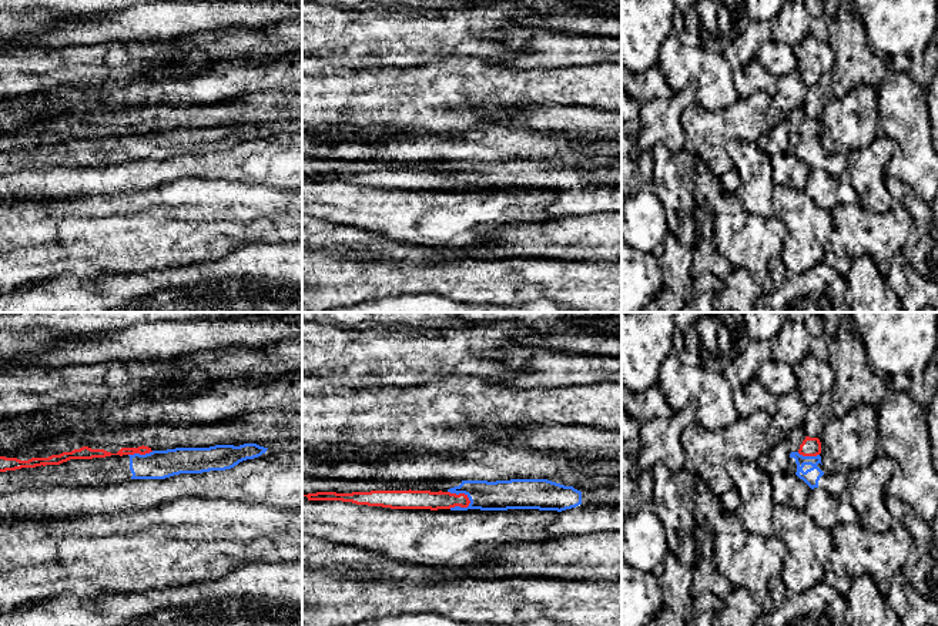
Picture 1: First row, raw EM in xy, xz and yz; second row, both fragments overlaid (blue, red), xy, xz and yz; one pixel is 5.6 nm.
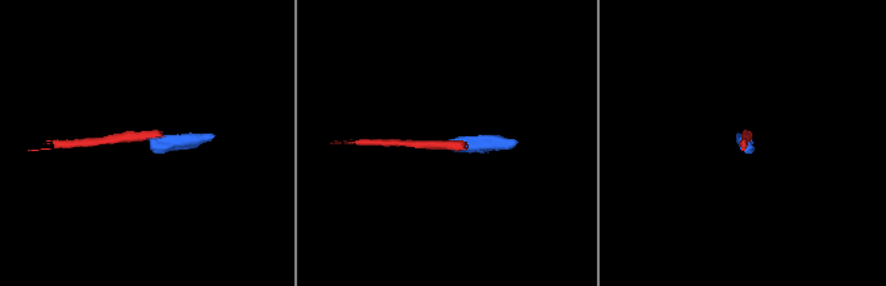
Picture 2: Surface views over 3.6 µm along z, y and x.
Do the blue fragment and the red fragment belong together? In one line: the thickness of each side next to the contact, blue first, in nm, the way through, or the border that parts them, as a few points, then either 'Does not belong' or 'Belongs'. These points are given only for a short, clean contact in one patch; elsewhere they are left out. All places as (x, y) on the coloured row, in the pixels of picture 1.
Thickness 170 nm (blue) against 110 nm. Boundary: xz (448, 491), (464, 494), (469, 505). Does not belong

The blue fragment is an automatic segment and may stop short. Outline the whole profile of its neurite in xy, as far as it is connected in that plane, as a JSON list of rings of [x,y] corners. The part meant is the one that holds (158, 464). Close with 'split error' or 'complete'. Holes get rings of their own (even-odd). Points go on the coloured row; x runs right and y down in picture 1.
[[[257,443],[215,445],[153,451],[145,455],[70,459],[53,468],[41,465],[0,472],[0,493],[14,491],[14,481],[27,488],[103,486],[130,479],[165,479],[180,473],[225,471],[242,461],[261,456],[267,449]]] | split error

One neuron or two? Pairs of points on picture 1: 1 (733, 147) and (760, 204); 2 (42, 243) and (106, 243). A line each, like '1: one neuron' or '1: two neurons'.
1: one neuron
2: one neuron

